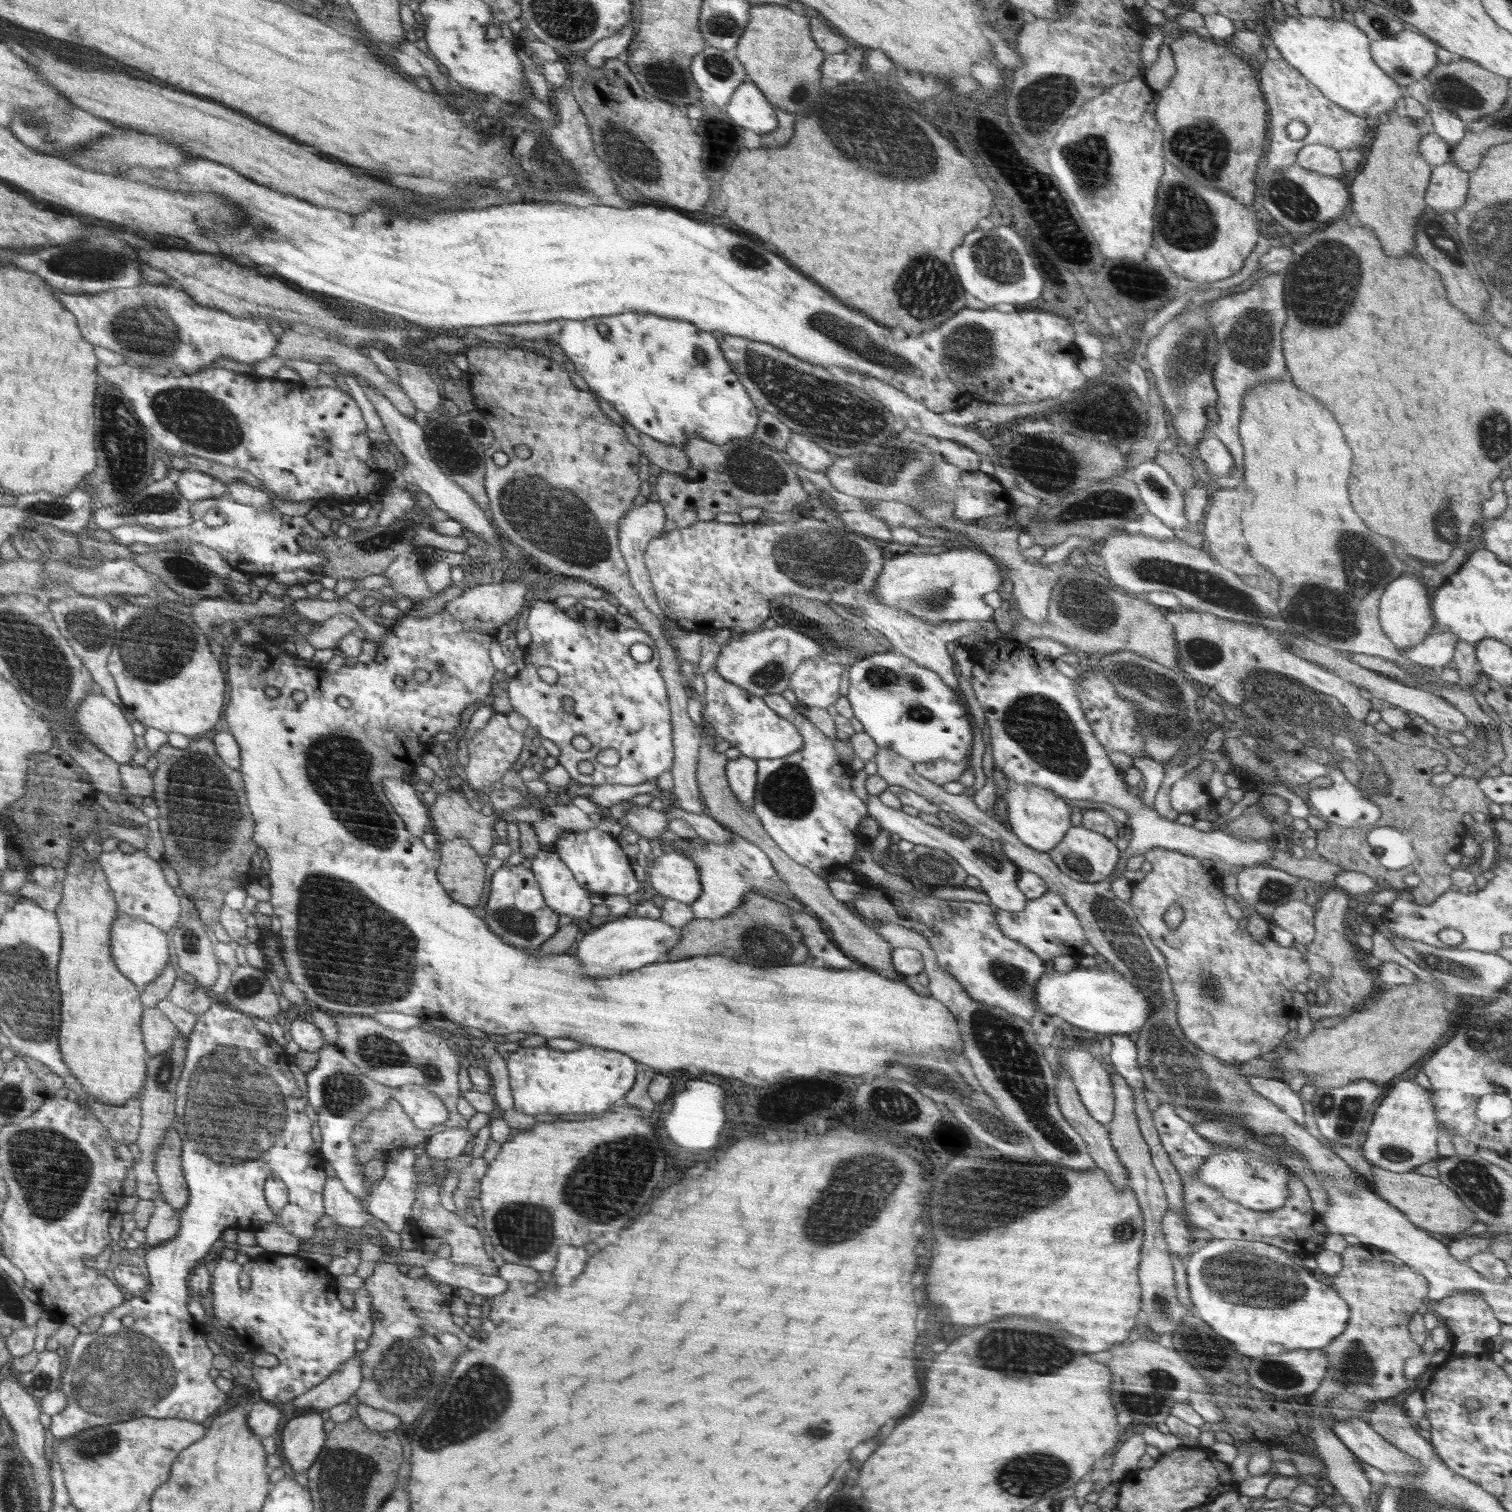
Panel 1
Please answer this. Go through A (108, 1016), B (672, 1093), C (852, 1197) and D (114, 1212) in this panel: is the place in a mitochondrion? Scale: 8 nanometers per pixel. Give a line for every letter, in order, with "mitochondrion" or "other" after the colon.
A: other
B: other
C: mitochondrion
D: other

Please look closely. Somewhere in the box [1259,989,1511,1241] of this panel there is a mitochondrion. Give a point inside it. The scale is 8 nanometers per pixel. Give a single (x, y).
(1471, 1179)

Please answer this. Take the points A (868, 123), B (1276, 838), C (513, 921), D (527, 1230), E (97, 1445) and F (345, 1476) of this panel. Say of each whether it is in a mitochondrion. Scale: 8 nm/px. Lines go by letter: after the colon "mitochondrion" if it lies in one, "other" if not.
A: mitochondrion
B: other
C: mitochondrion
D: mitochondrion
E: mitochondrion
F: mitochondrion

